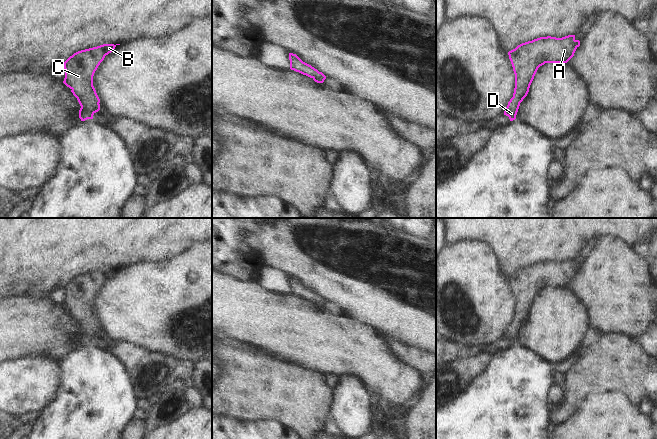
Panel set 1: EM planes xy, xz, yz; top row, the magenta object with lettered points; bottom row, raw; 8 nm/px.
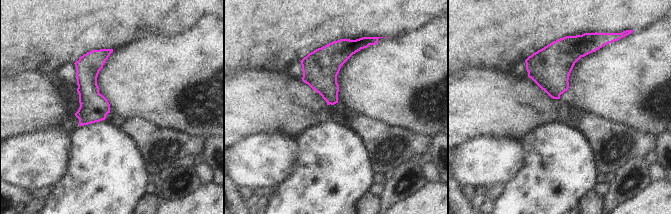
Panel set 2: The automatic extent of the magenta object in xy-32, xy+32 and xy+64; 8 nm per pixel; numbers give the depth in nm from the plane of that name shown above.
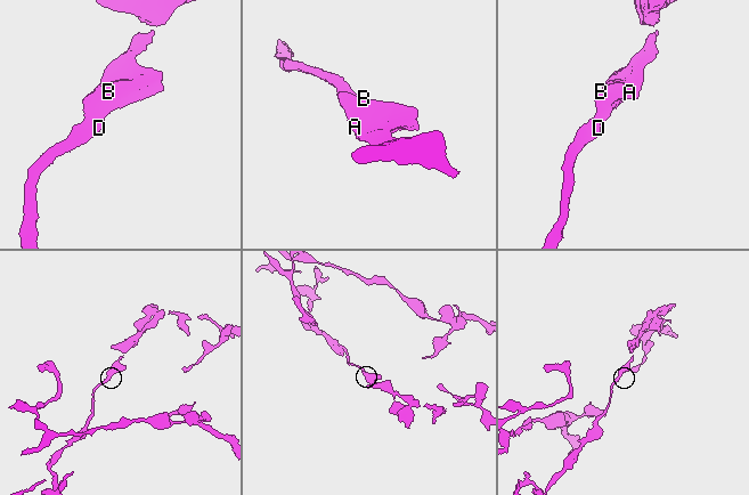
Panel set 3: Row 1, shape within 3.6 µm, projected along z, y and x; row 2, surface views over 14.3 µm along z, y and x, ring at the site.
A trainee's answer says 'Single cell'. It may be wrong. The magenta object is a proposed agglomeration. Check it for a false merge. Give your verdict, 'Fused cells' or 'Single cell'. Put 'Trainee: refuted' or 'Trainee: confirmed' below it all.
Single cell.
Trainee: confirmed

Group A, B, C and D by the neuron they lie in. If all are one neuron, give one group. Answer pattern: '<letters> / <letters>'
A B C D

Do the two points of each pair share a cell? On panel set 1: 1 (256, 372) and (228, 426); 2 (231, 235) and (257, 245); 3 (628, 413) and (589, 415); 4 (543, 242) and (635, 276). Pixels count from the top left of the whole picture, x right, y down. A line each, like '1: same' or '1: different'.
1: different
2: different
3: same
4: different

